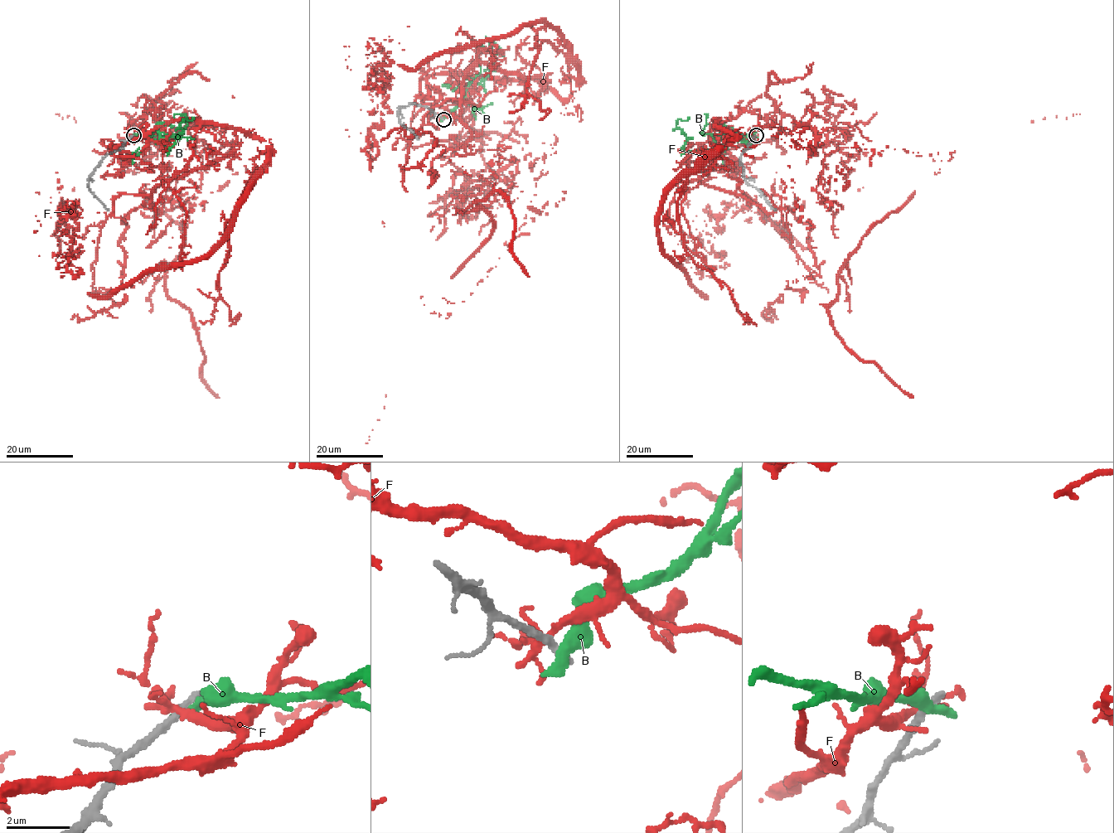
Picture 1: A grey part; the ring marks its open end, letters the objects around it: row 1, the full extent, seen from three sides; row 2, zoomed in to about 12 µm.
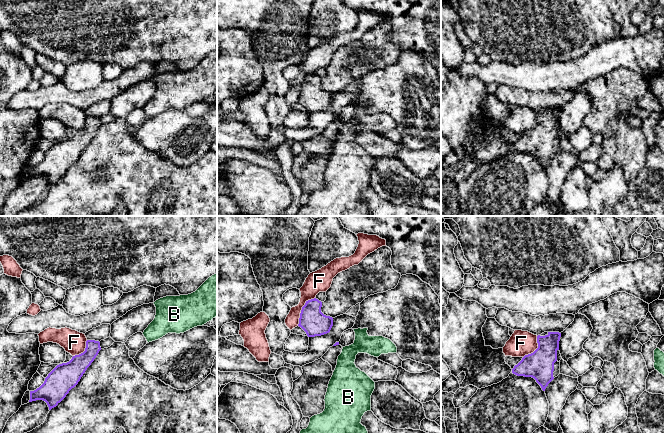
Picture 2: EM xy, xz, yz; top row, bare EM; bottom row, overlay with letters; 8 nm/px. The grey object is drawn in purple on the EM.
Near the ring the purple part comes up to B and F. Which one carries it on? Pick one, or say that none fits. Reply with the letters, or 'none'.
none

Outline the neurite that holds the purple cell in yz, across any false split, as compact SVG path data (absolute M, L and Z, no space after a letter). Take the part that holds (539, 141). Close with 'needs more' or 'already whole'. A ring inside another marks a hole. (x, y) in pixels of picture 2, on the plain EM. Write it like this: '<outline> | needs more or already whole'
M548 108L545 112L537 112L538 124L531 130L525 131L514 142L512 149L517 152L532 153L545 167L554 155L554 139L557 137L557 127L561 109Z | already whole

